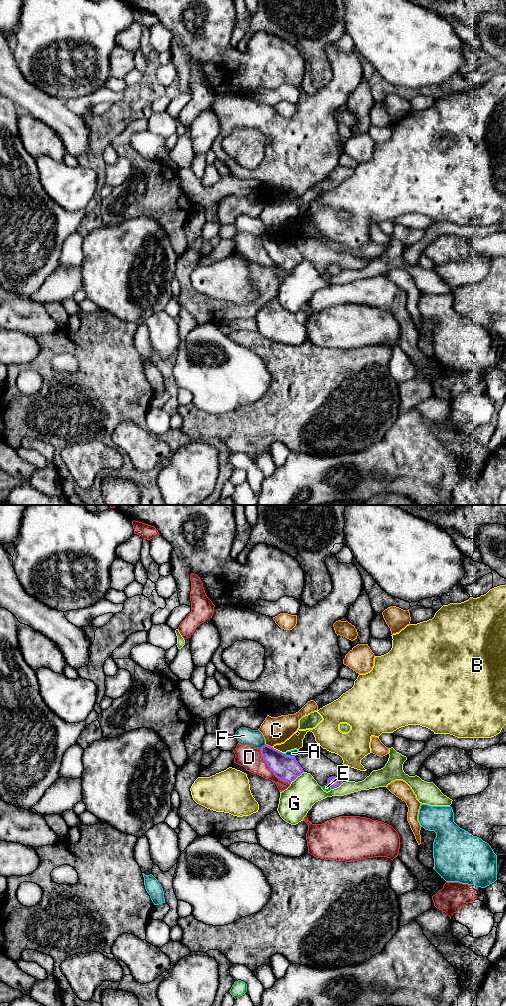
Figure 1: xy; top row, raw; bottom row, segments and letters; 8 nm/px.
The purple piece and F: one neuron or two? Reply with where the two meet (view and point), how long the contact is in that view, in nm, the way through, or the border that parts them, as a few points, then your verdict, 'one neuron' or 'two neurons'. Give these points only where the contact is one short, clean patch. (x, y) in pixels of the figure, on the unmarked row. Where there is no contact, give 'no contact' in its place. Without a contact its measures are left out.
xy (262, 234) | 60 nm | along xy (265, 232), (260, 236) | two neurons

